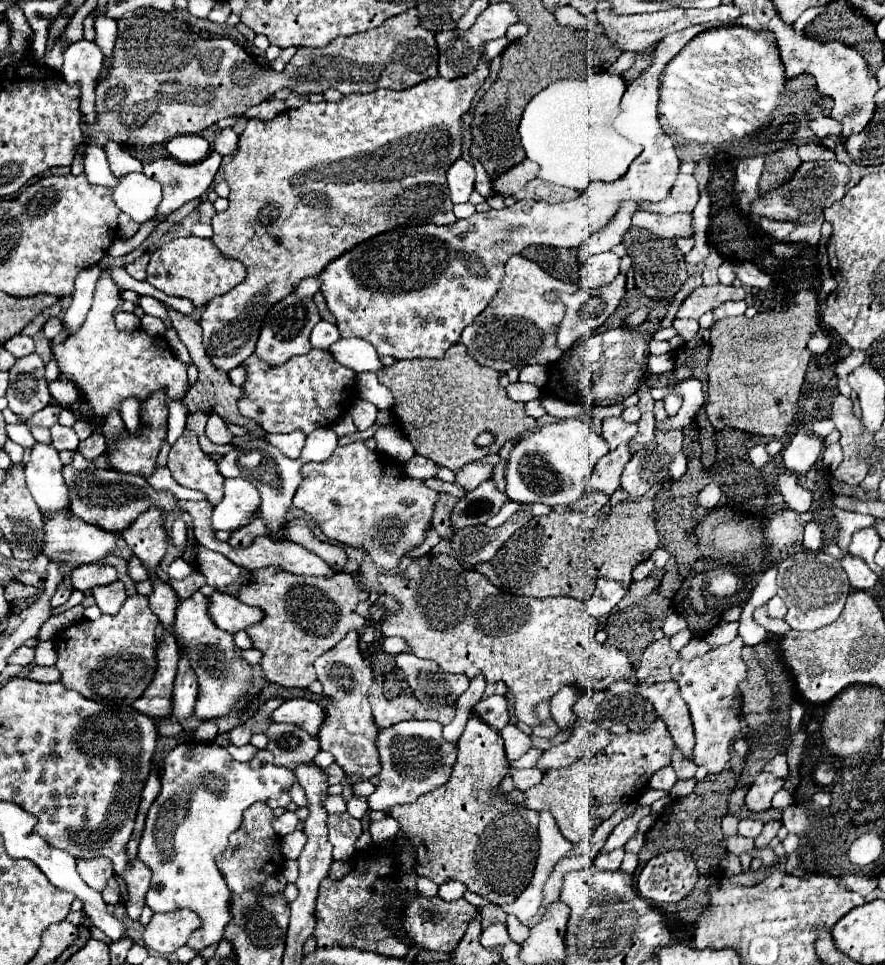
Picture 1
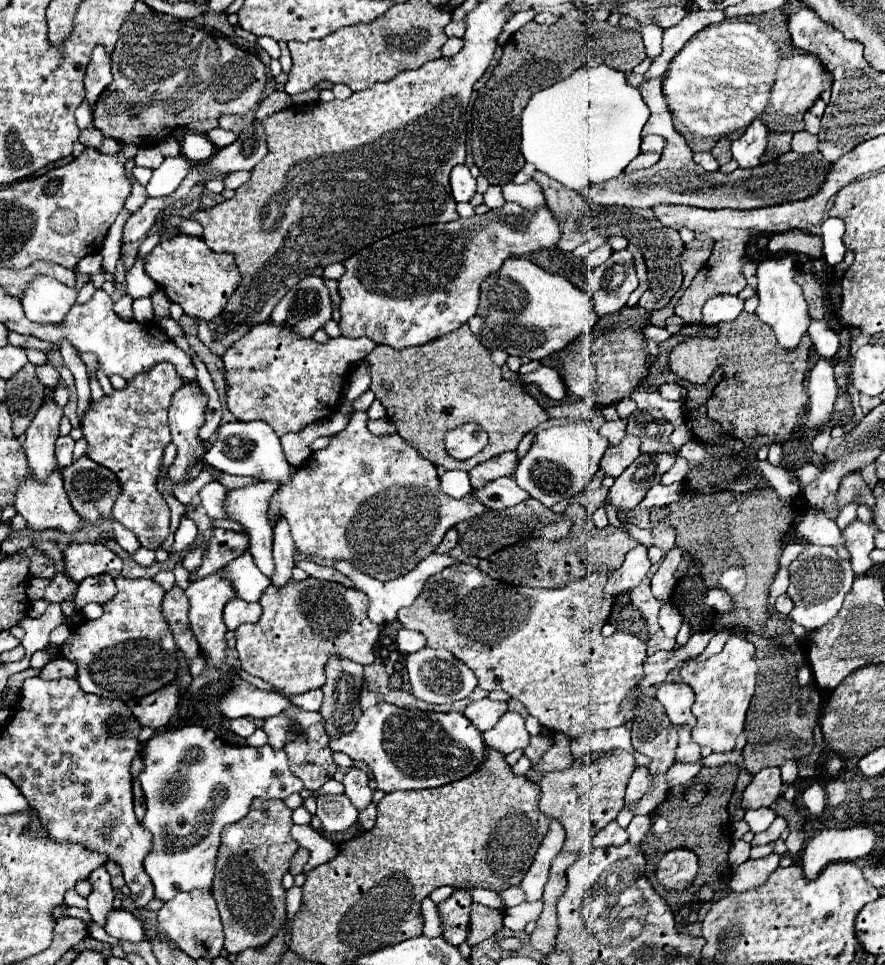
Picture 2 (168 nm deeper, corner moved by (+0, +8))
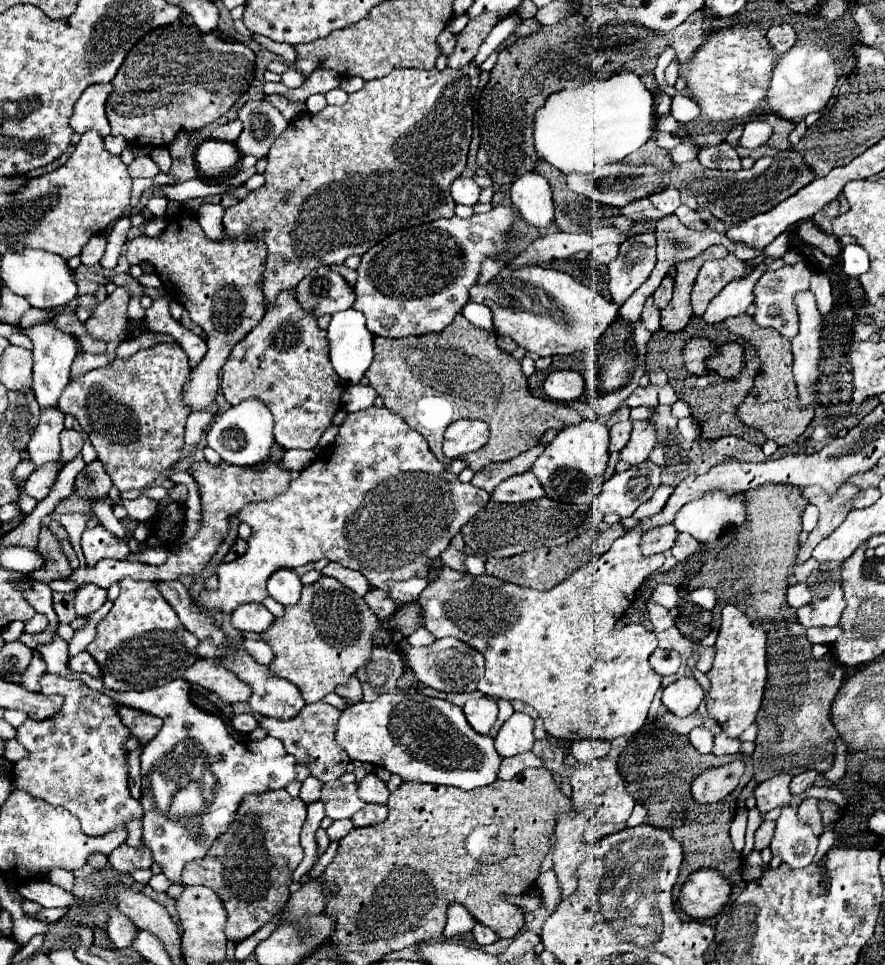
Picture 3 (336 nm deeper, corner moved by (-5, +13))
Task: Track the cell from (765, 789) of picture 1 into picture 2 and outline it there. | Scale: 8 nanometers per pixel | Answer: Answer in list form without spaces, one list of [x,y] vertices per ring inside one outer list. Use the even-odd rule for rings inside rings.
[[[763,768],[751,780],[751,784],[743,792],[743,808],[763,808],[771,806],[783,788],[783,780],[779,768]]]

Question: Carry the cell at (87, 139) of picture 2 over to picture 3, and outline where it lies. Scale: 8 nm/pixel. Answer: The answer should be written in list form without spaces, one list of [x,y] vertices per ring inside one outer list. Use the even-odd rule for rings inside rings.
[[[92,85],[74,105],[74,115],[70,117],[70,127],[76,133],[86,133],[90,129],[98,131],[102,137],[110,135],[110,123],[106,119],[106,97],[112,93],[112,85]]]

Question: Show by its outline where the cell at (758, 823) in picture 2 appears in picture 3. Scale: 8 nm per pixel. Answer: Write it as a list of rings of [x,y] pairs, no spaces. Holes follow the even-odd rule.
[[[784,807],[770,843],[772,855],[778,855],[782,863],[790,865],[792,869],[804,869],[814,861],[816,849],[818,835],[814,835],[812,827],[798,819],[796,809]]]

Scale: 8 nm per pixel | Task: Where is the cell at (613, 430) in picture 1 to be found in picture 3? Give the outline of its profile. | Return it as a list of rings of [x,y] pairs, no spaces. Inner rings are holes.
[[[620,421],[610,429],[610,447],[608,451],[622,451],[630,439],[630,431],[632,431],[632,423],[630,421]]]

